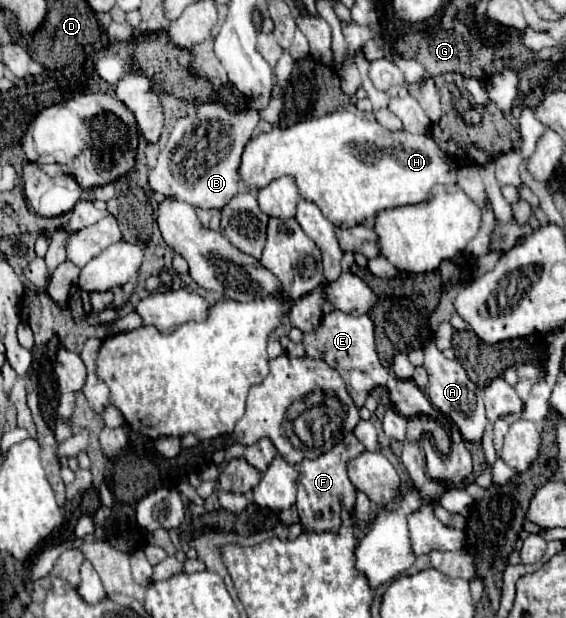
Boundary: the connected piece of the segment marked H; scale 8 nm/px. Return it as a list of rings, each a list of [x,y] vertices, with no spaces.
[[[350,110],[304,120],[286,130],[274,126],[268,134],[252,136],[238,174],[250,190],[260,190],[284,174],[294,176],[302,198],[314,202],[338,228],[362,224],[386,208],[418,204],[434,184],[456,182],[456,168],[432,138],[390,132],[374,118],[358,118]]]

